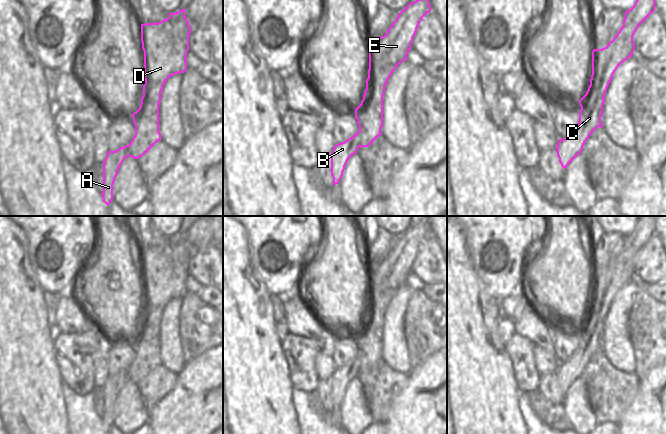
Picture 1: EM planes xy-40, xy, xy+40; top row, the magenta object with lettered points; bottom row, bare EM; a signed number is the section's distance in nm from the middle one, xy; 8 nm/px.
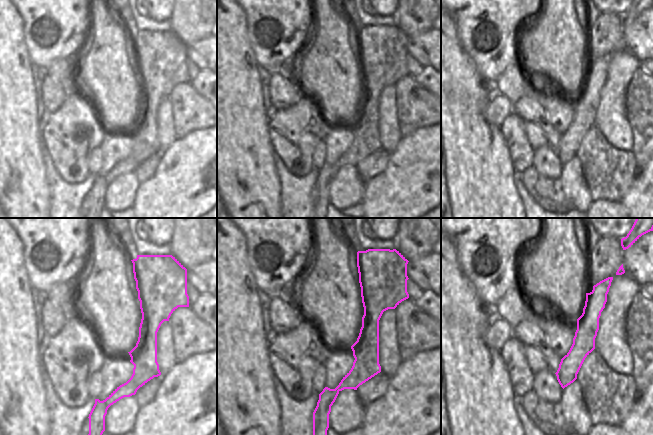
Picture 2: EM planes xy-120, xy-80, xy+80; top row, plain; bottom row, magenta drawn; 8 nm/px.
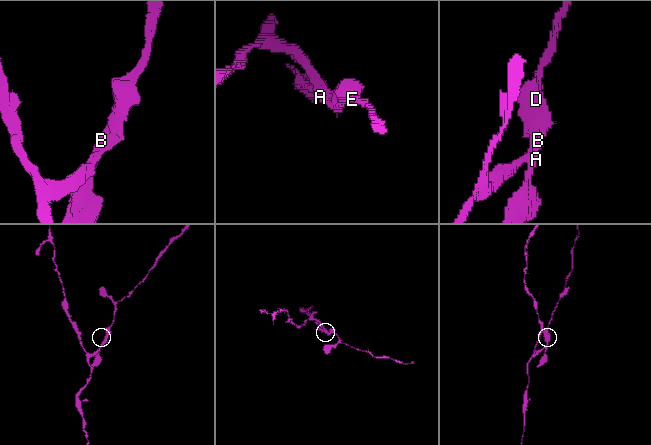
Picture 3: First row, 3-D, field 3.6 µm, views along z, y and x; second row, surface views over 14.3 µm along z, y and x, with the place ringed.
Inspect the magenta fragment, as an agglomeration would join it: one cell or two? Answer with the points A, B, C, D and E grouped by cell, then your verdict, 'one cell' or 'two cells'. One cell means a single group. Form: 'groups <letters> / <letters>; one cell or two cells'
groups A B C E / D; two cells

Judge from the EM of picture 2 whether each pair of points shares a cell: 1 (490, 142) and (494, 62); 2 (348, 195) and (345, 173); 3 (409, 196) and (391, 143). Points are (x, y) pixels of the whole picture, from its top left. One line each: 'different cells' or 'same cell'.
1: different cells
2: same cell
3: different cells

